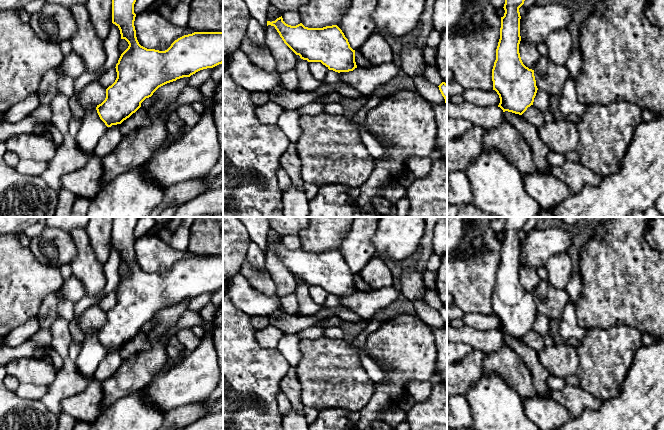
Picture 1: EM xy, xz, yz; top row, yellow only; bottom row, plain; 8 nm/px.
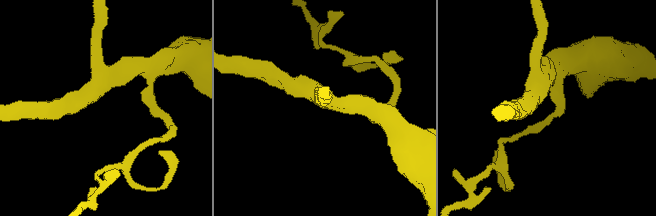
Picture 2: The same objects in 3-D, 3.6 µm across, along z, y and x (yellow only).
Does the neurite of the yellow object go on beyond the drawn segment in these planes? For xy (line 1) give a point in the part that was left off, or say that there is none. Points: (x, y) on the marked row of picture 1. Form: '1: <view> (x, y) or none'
1: none

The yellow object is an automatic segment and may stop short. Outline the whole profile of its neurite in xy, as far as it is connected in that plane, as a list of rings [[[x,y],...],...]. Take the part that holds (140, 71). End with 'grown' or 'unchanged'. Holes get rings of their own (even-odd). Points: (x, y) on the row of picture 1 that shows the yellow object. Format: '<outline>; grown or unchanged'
[[[112,0],[112,23],[119,28],[121,39],[125,39],[129,46],[116,64],[115,82],[106,89],[105,100],[96,107],[100,119],[107,127],[121,124],[129,118],[159,87],[223,63],[223,32],[194,32],[184,35],[165,51],[141,46],[134,26],[135,2],[136,0]]]; unchanged

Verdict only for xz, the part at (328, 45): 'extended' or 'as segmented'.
as segmented

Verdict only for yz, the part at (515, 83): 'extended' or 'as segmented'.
as segmented

